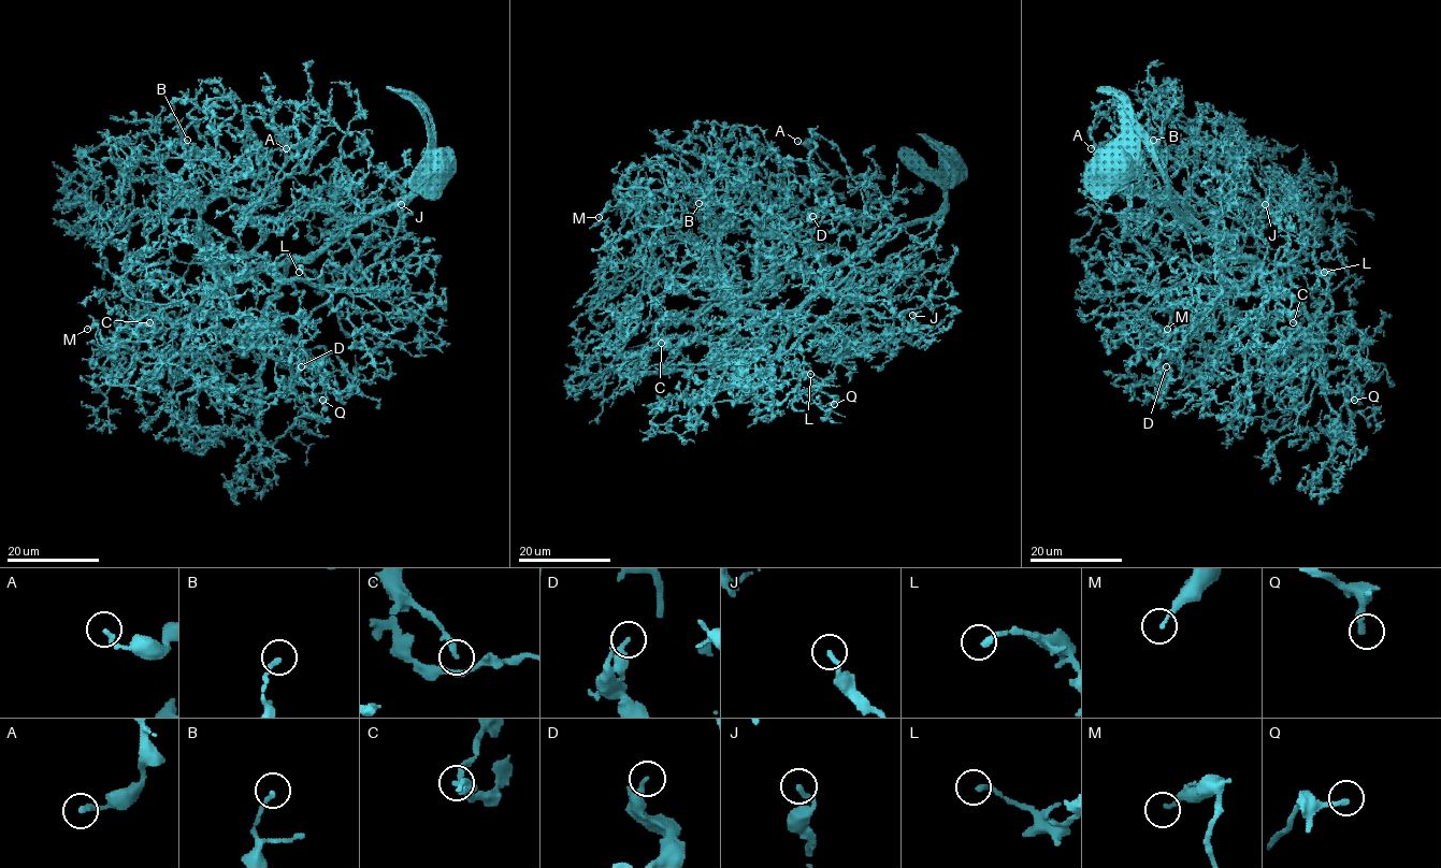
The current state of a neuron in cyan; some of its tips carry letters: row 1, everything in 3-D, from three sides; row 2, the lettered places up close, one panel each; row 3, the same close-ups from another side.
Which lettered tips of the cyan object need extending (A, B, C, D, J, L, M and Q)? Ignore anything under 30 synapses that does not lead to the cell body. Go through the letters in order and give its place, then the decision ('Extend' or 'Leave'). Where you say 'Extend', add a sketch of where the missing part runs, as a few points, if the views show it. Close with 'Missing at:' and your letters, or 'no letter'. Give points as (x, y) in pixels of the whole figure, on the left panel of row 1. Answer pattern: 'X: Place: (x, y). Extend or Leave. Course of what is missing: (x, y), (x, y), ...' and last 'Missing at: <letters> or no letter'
A: Place: (286, 148). Leave
B: Place: (187, 140). Leave
C: Place: (149, 322). Leave
D: Place: (301, 366). Leave
J: Place: (401, 204). Leave
L: Place: (299, 272). Leave
M: Place: (87, 329). Leave
Q: Place: (322, 400). Extend. Course of what is missing: (322, 400), (318, 404), (307, 404), (301, 413), (301, 435), (293, 444)
Missing at: Q

